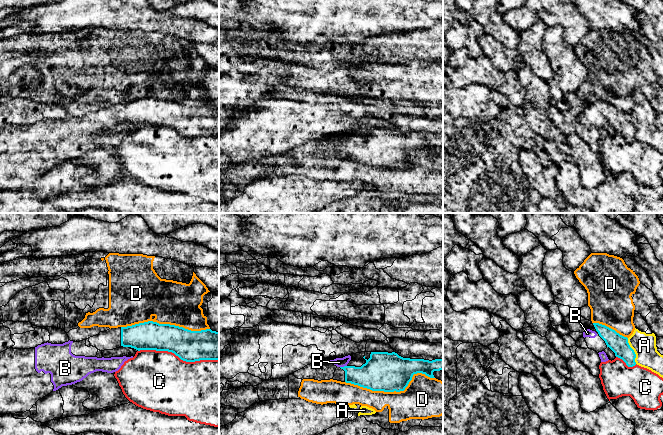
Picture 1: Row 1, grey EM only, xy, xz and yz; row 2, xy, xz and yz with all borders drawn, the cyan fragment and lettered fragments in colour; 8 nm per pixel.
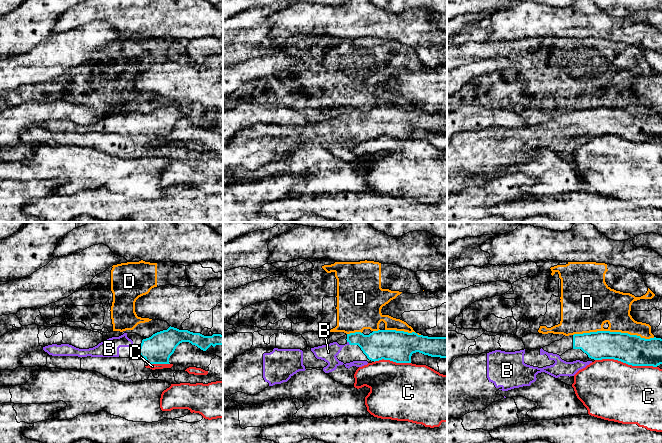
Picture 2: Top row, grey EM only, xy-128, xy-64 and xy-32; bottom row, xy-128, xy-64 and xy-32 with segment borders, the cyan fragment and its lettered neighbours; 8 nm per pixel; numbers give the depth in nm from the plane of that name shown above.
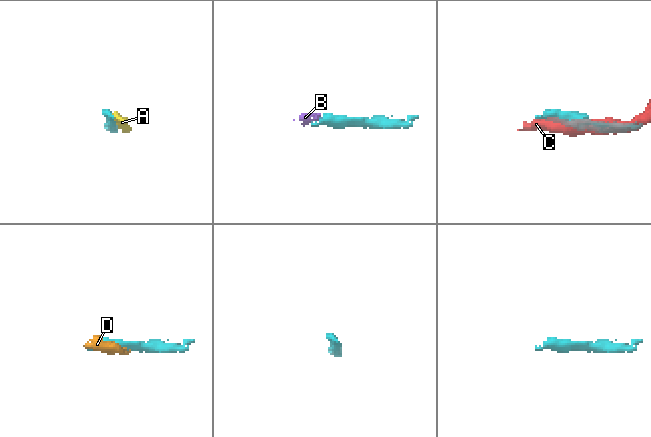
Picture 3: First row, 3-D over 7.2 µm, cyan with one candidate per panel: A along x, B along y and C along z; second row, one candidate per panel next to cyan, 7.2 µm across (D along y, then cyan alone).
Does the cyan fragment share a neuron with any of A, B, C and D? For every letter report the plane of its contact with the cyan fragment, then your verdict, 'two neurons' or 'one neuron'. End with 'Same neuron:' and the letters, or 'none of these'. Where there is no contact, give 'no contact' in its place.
A: meets cyan in yz; two neurons
B: meets cyan in xz; one neuron
C: meets cyan in xy; two neurons
D: meets cyan in xz; two neurons
Same neuron: B

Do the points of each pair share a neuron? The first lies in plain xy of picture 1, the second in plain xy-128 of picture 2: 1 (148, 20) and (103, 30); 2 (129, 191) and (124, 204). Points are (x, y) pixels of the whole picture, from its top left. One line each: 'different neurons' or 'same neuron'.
1: different neurons
2: same neuron

